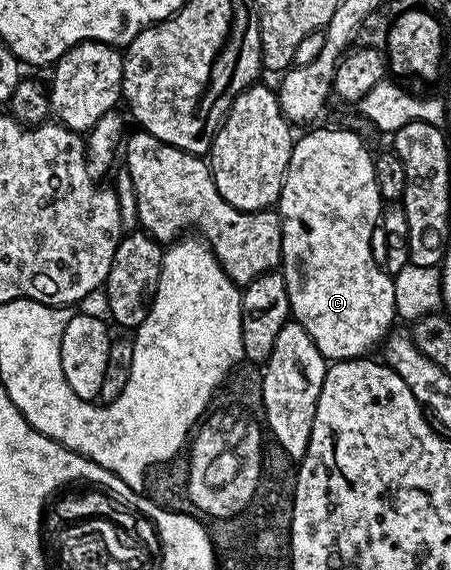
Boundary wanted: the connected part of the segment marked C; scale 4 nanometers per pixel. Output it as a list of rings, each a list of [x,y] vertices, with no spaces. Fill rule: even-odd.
[[[313,130],[294,141],[281,189],[279,270],[287,284],[289,313],[330,363],[364,358],[373,352],[369,350],[378,349],[397,318],[395,284],[382,263],[373,259],[373,234],[375,238],[383,209],[373,159],[364,140],[353,130]]]

